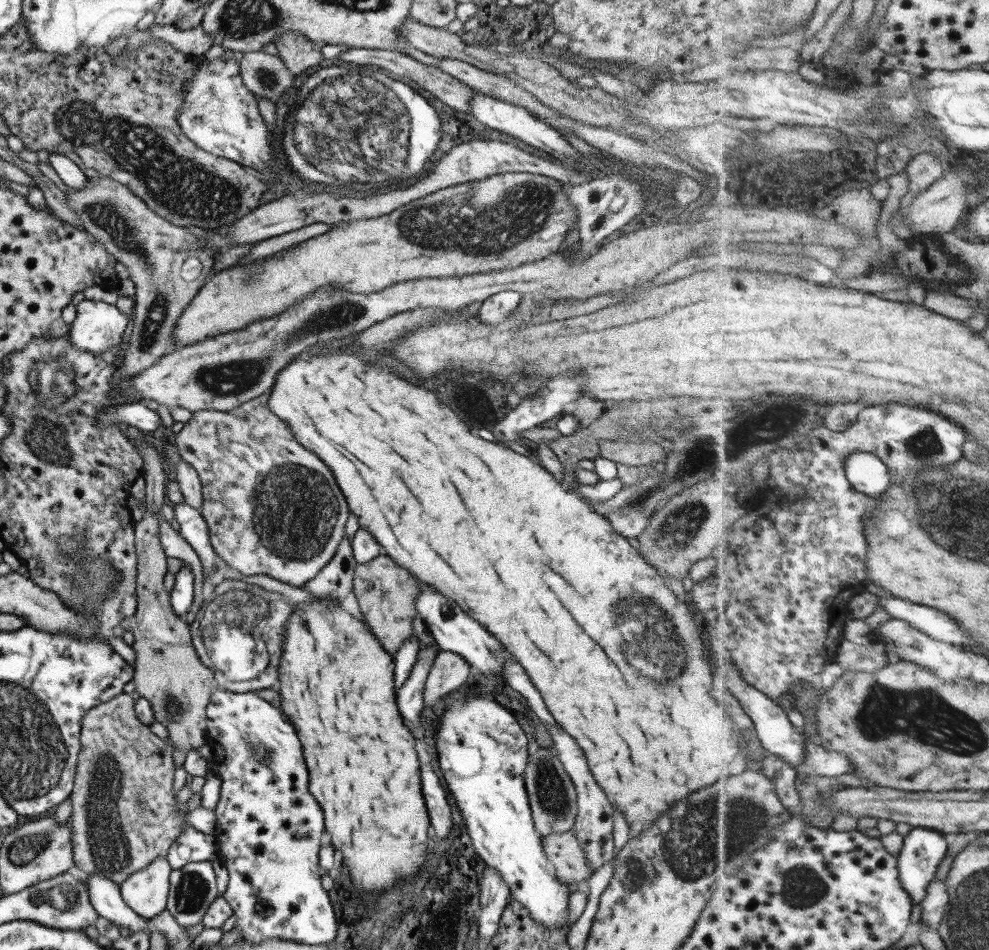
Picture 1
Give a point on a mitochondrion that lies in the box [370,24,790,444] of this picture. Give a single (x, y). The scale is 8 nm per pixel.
(467, 226)

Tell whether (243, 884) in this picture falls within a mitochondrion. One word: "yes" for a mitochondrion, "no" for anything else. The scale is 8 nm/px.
no

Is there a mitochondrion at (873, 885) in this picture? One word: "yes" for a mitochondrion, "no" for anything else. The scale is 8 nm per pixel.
no

